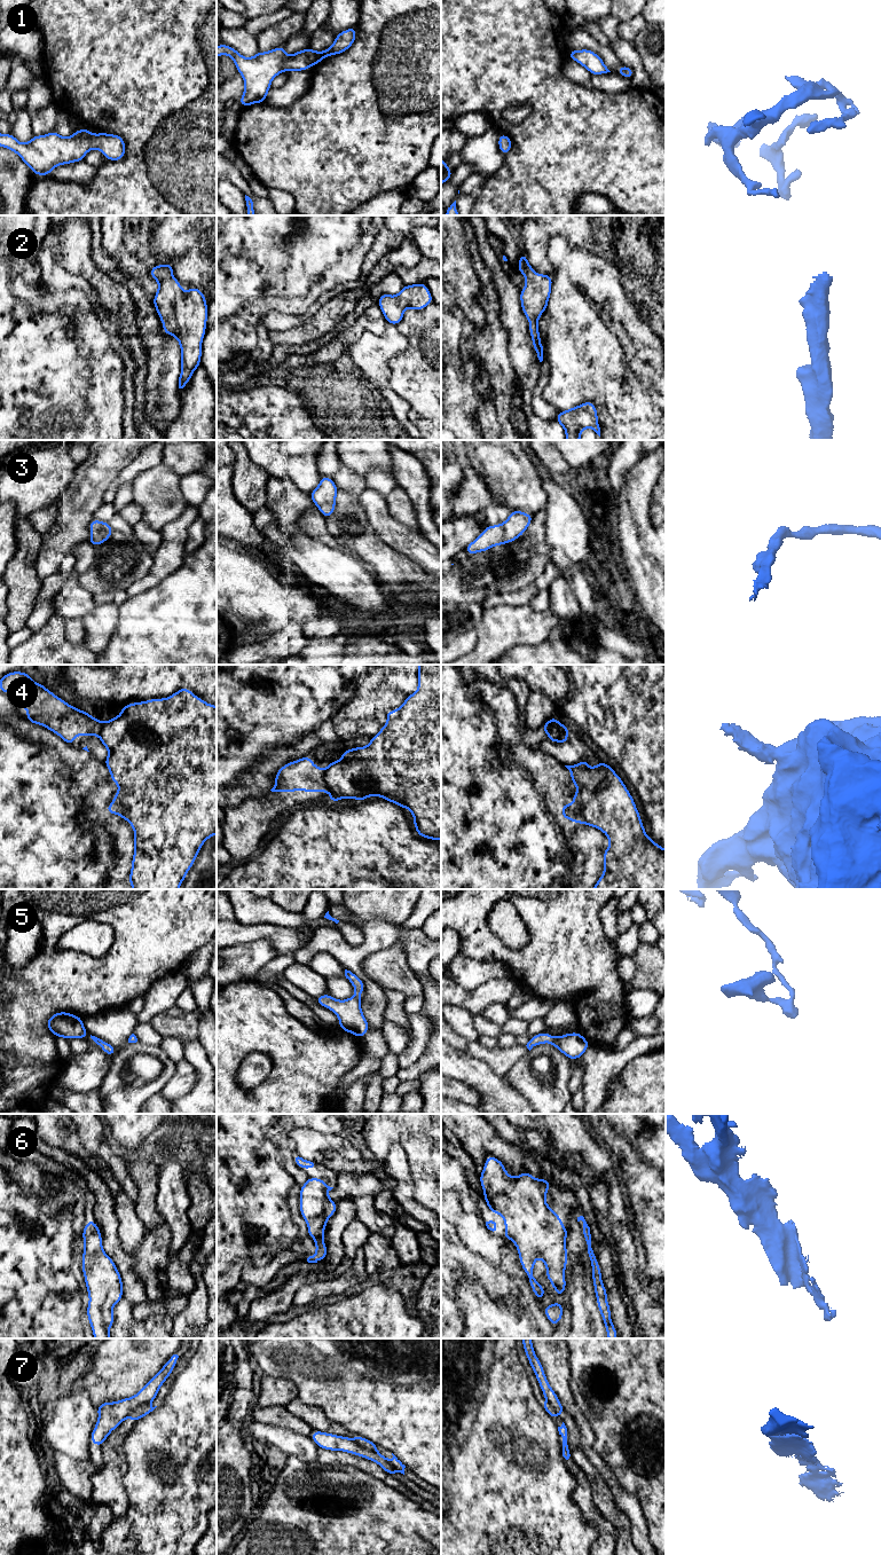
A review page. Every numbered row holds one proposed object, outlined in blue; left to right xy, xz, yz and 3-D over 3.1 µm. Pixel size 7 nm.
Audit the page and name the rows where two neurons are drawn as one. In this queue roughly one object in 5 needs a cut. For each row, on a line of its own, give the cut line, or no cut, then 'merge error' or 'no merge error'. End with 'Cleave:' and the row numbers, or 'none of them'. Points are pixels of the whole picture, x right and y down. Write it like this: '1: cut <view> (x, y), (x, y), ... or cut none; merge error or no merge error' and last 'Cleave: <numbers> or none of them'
1: cut none; no merge error
2: cut none; no merge error
3: cut none; no merge error
4: cut yz (550, 725), (555, 725), (558, 729), (559, 740); merge error
5: cut none; no merge error
6: cut none; no merge error
7: cut xz (353, 1439), (360, 1445), (377, 1452); merge error
Cleave: 4, 7

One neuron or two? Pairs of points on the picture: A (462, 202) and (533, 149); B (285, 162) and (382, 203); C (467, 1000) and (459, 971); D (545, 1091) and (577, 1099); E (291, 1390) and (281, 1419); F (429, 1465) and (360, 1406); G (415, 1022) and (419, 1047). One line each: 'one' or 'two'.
A: two
B: two
C: two
D: two
E: two
F: one
G: one

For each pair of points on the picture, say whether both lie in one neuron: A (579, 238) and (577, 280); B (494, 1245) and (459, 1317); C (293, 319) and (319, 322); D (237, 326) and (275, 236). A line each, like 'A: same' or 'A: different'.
A: different
B: different
C: different
D: same

